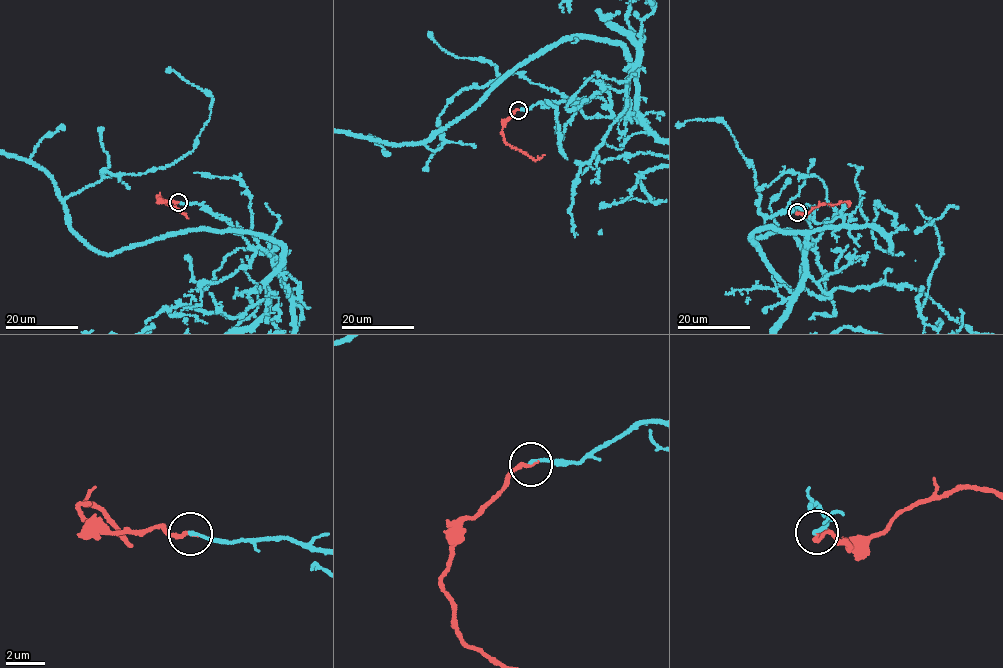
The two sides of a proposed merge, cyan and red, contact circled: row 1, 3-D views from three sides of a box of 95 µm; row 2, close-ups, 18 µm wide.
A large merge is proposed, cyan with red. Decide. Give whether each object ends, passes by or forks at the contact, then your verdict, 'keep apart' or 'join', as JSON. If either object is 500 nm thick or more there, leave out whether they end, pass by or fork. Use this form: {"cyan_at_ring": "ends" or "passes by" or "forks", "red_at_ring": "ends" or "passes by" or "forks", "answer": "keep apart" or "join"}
{"cyan_at_ring": "ends", "red_at_ring": "ends", "answer": "join"}

